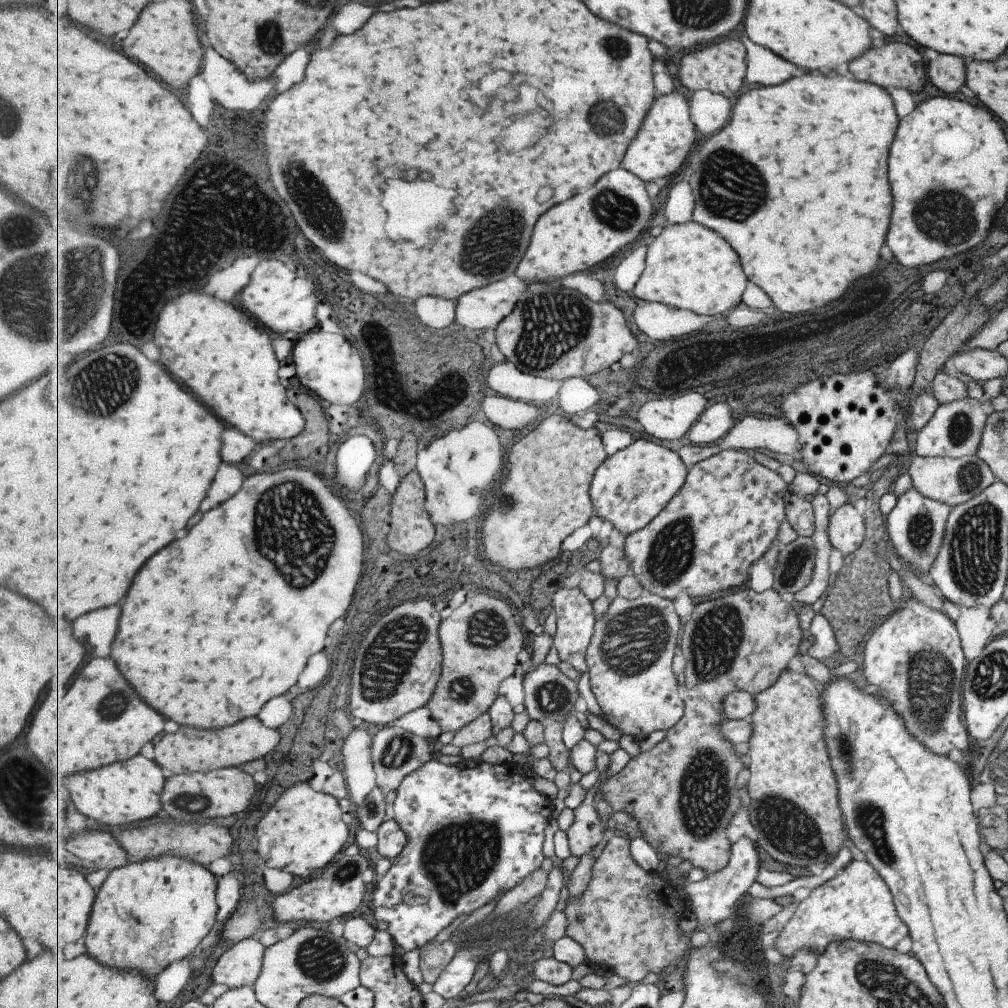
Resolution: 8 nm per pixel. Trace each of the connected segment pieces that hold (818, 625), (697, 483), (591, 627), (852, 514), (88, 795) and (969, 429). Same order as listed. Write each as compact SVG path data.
M817 613L810 624L809 632L814 639L814 643L807 646L808 654L812 658L822 663L831 663L839 659L833 627L826 617Z
M724 449L722 452L719 452L719 454L715 454L711 456L711 458L699 462L699 464L695 464L693 468L688 470L688 478L682 491L667 504L667 507L661 514L645 529L631 534L624 540L624 554L629 562L632 575L639 580L639 583L648 592L671 601L675 600L675 598L679 598L682 593L689 594L689 596L693 596L693 598L701 598L701 596L711 596L711 594L721 592L721 590L746 587L754 565L758 561L761 561L765 557L765 552L775 544L777 534L779 534L779 528L781 528L781 524L783 524L785 518L787 518L787 516L785 516L785 508L787 508L785 496L787 496L787 492L789 492L789 486L787 486L787 482L781 478L781 474L777 474L777 472L771 468L766 468L759 464L759 462L753 460L753 456L749 456L749 451L745 451L744 449Z
M579 587L559 590L552 596L552 599L553 608L557 615L556 625L558 627L554 636L554 647L557 649L560 661L571 664L579 674L587 673L589 668L586 653L594 639L596 623L599 620L594 612L594 604Z
M845 503L828 516L827 539L845 559L847 554L858 551L863 540L863 520L853 506Z
M137 755L125 763L113 763L94 771L73 775L68 778L68 789L76 807L87 818L98 820L107 826L123 826L153 818L161 812L162 794L168 775L155 760Z
M969 397L937 405L931 418L916 432L916 455L920 457L949 457L952 459L976 454L980 434L984 427L988 412L981 400Z

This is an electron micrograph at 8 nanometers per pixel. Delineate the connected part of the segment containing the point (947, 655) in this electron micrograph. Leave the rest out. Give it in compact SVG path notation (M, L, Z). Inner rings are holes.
M907 590L903 598L897 604L893 614L888 616L867 640L863 646L863 653L859 659L860 669L867 686L873 688L872 693L877 698L883 698L891 704L891 708L903 716L903 724L913 736L913 740L921 742L927 750L933 754L947 756L951 750L959 750L969 758L973 754L971 750L972 741L965 732L961 710L959 710L959 688L961 688L961 676L963 676L963 652L959 648L959 634L955 624L943 616L937 610L931 610L919 602L915 602Z

